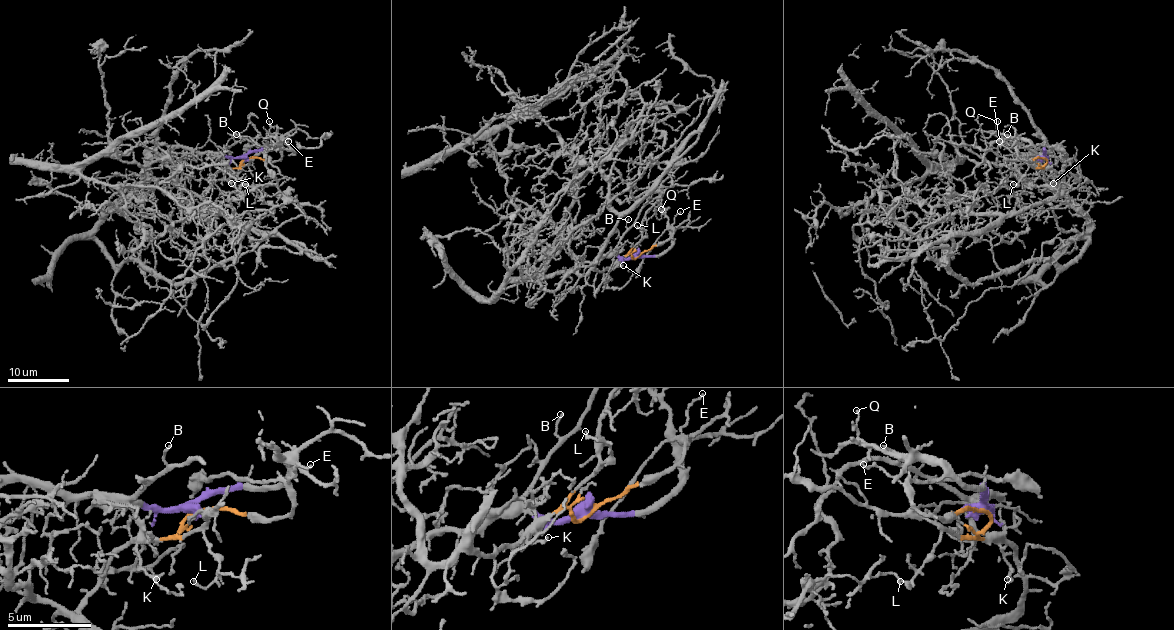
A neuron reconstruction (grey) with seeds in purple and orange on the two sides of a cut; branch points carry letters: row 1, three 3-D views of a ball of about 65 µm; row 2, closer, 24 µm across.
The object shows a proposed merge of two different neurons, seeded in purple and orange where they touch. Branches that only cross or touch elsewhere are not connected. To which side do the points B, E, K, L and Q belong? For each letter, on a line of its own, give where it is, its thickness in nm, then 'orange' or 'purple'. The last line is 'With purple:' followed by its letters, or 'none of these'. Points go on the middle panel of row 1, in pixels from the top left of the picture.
B: place (628, 219); calibre 150 nm; purple
E: place (680, 211); calibre 120 nm; orange
K: place (623, 265); calibre 90 nm; orange
L: place (637, 225); calibre 150 nm; orange
Q: place (661, 209); calibre 120 nm; purple
With purple: B, Q

